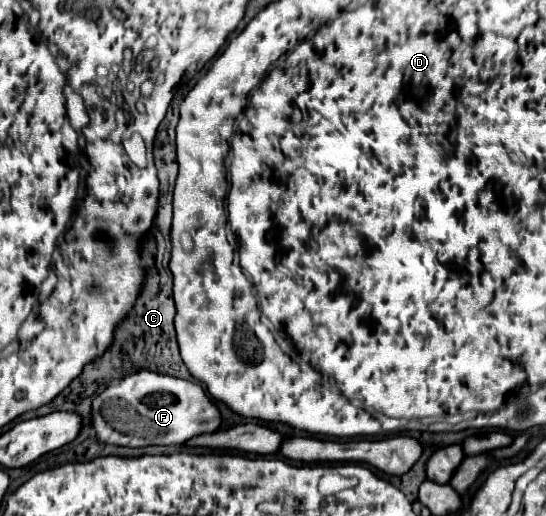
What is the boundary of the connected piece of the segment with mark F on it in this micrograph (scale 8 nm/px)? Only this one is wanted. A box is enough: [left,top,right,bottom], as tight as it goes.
[92,372,220,446]

